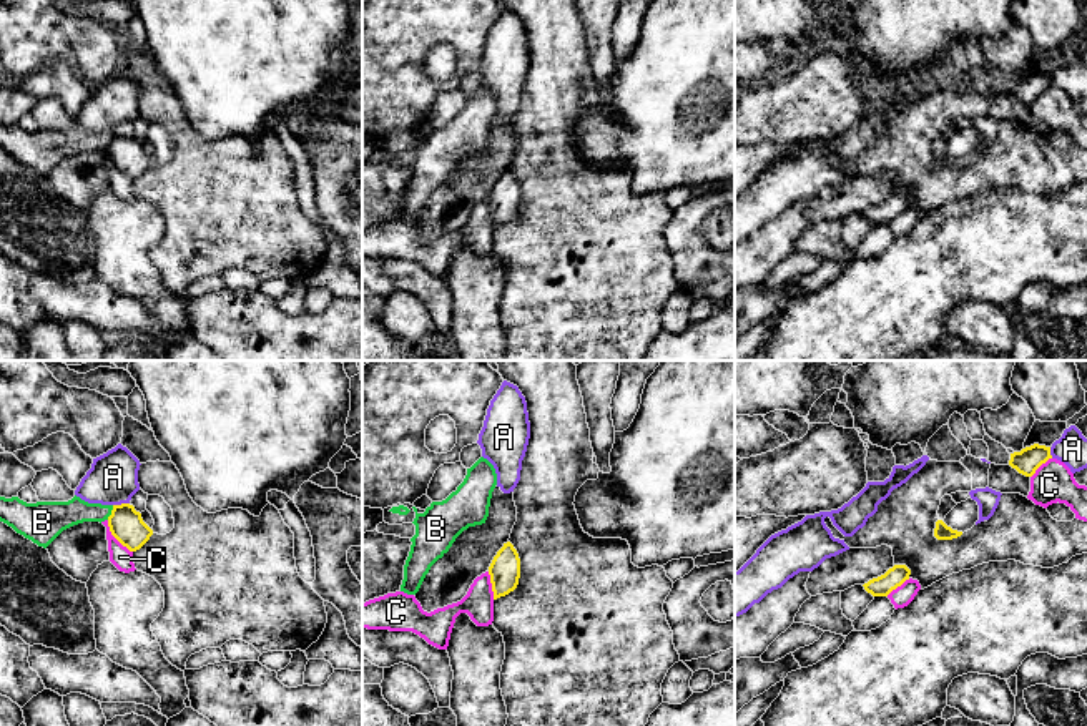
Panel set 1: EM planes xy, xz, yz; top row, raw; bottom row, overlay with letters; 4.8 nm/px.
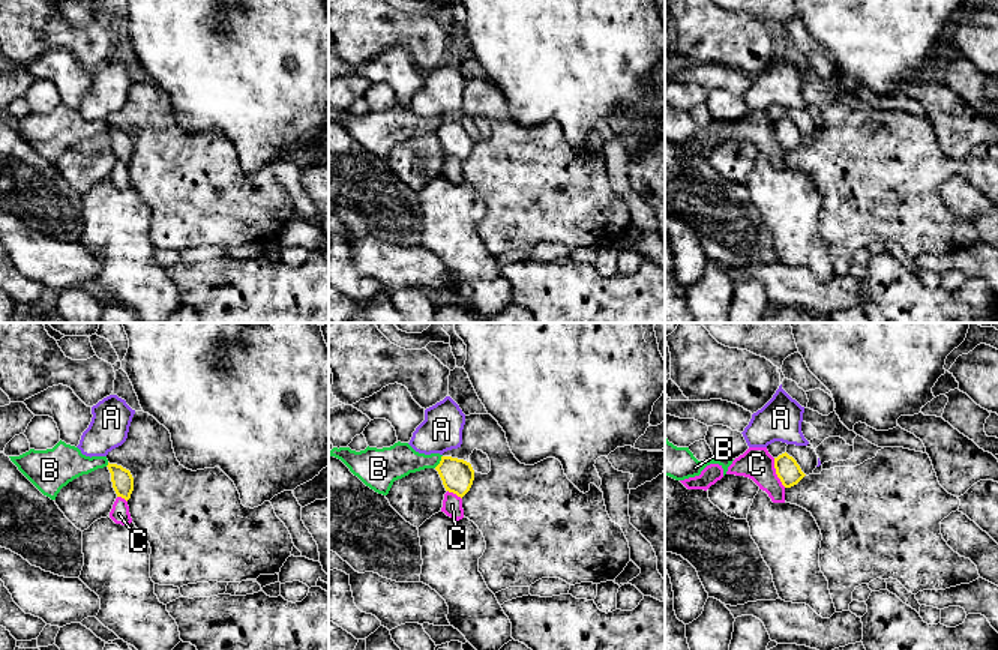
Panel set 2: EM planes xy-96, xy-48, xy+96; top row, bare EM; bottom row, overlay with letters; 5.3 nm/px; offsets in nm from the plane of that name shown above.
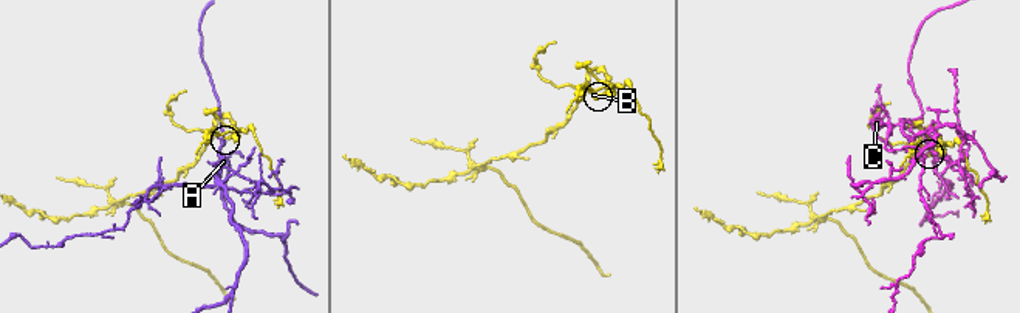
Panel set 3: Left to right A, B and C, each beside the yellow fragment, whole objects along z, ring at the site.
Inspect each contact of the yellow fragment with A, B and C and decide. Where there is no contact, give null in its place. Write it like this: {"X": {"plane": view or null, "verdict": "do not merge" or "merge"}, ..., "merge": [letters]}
{"A": {"plane": "xy", "verdict": "do not merge"}, "B": {"plane": "xy", "verdict": "do not merge"}, "C": {"plane": "xy", "verdict": "do not merge"}, "merge": []}

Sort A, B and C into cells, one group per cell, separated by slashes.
A / B / C

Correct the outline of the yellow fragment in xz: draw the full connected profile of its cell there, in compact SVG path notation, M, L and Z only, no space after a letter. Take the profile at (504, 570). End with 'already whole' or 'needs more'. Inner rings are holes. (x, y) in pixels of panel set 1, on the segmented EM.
M510 542L504 543L494 557L489 567L489 575L494 600L505 596L517 588L520 578L520 558Z; already whole

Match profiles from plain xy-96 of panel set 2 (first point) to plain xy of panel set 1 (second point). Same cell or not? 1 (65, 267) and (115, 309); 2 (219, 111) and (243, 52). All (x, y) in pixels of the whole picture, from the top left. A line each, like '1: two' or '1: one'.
1: one
2: one

